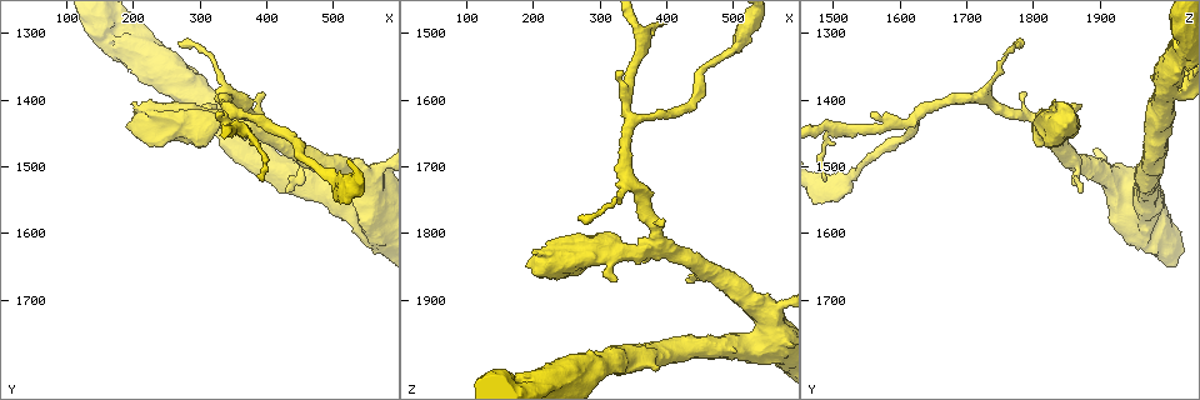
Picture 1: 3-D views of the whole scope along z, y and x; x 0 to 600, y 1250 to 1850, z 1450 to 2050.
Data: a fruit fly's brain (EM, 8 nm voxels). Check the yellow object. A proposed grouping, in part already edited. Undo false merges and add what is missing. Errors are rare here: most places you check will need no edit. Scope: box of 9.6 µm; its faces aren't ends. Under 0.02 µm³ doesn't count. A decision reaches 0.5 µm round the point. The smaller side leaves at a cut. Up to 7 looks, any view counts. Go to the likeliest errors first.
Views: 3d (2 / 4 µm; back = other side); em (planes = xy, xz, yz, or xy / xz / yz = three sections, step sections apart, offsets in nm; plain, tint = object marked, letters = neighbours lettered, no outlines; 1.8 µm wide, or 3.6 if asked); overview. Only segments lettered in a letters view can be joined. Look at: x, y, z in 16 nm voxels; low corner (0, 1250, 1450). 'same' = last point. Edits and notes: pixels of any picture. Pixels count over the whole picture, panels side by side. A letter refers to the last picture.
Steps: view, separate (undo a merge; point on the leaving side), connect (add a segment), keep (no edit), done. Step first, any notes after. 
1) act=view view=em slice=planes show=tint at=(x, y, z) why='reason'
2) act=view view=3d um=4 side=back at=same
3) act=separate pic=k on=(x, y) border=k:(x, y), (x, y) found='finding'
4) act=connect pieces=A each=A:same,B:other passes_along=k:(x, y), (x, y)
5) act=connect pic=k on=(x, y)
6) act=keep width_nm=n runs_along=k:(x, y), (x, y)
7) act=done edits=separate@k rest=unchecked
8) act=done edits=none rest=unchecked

act=view view=em slice=planes show=plain at=(325, 1410, 1875) why='free end'

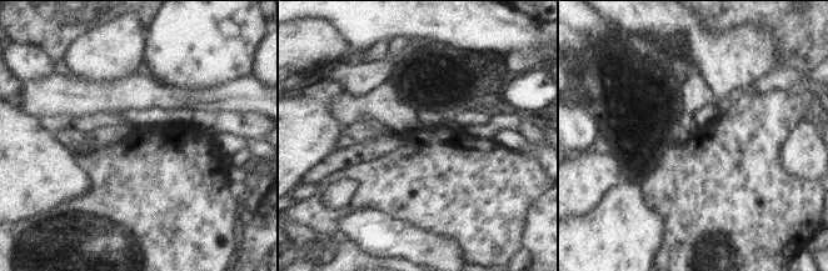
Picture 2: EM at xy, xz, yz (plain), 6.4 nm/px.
act=view view=em slice=planes show=letters at=same why='see the neighbours'

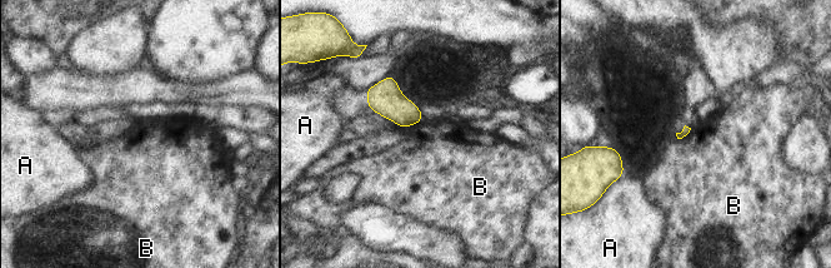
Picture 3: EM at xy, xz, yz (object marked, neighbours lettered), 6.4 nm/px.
act=keep each=A:other,B:other border=3:(422, 118), (414, 124), (399, 128) found='none of them fits'

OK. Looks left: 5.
act=view view=3d um=4 at=(335, 1420, 1555) why='an open end'

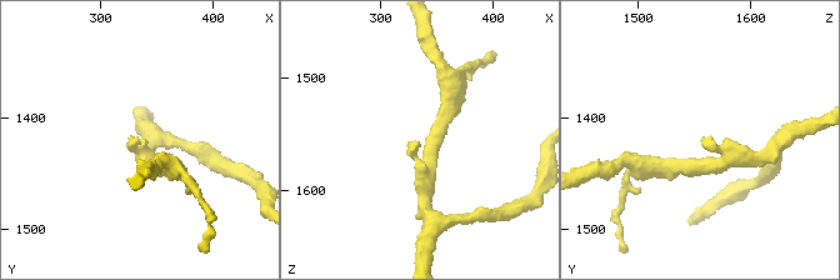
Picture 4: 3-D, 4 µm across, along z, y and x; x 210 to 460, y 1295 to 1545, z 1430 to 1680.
act=view view=em slice=planes show=letters at=(332, 1420, 1556)

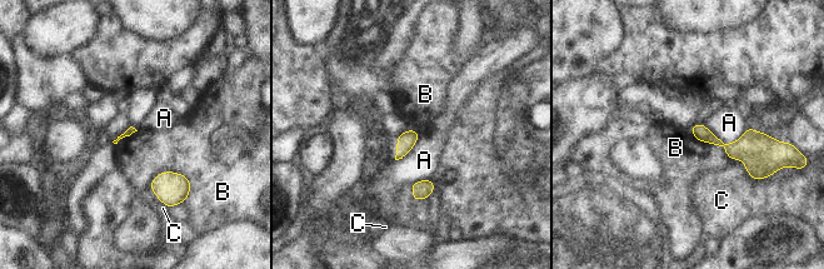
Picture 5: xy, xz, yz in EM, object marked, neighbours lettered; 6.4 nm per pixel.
act=keep longest_contact=A:280nm each=A:other,B:other,C:other found='no lettered segment goes on from it'

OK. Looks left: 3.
act=view view=em slice=xy step=16 show=letters at=(400, 1395, 1785) why='branch stops here'

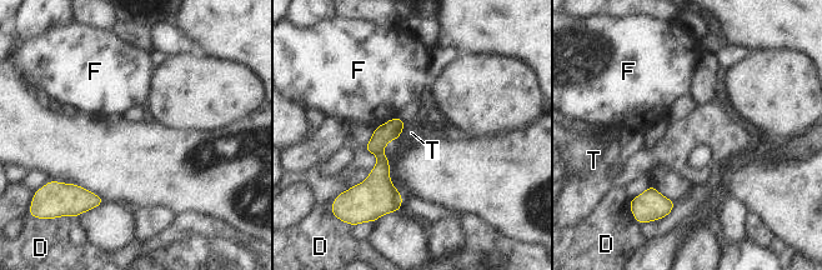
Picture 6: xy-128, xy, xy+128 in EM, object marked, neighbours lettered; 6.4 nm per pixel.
act=view view=em slice=planes show=letters at=same

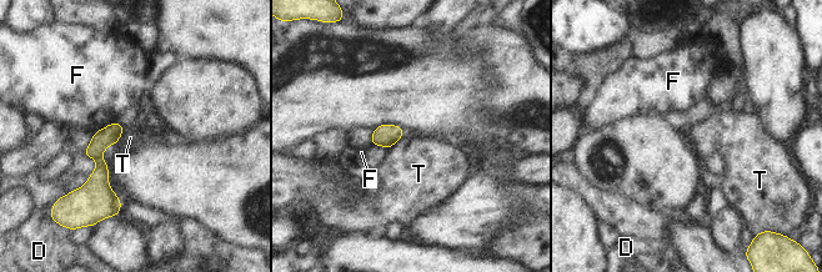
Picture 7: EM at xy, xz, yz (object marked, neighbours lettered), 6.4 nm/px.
act=keep width_nm=130 each=D:other,F:other,T:other border=7:(124, 129), (115, 145) found='none of them fits'

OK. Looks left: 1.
act=done edits=none rest=unchecked

